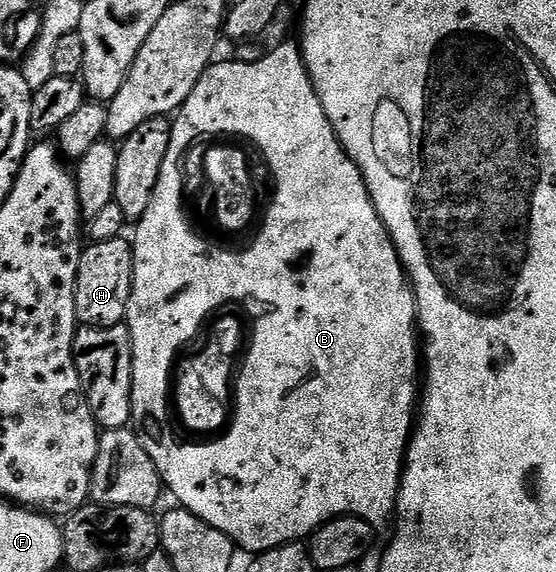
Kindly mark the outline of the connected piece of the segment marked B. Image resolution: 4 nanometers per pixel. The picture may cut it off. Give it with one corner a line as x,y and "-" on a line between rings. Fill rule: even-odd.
296,43
281,44
270,52
266,51
258,60
250,64
217,63
210,63
209,69
199,78
195,90
191,90
187,102
181,104
179,114
172,117
171,146
167,146
167,158
163,158
163,170
159,170
159,182
155,182
155,194
151,194
151,206
147,206
147,214
143,214
143,218
136,221
137,233
131,236
133,285
127,313
127,323
133,343
131,424
137,437
143,442
143,450
151,454
151,462
155,462
157,473
161,475
161,483
167,489
168,495
170,492
177,499
174,501
180,507
195,514
203,522
207,522
207,526
215,526
215,530
227,534
238,549
246,548
247,551
253,552
252,554
260,554
278,548
280,544
304,541
312,536
315,529
322,528
327,521
337,520
341,516
358,516
374,526
385,524
388,520
390,523
394,519
397,495
401,489
401,471
405,468
405,452
409,448
415,417
419,412
419,377
423,372
423,352
419,347
417,299
413,293
413,286
409,283
409,277
401,265
393,239
389,237
385,223
375,210
363,174
343,150
323,110
323,102
319,102
315,94
309,71
305,68
305,61
301,59
300,47
-
210,132
217,136
215,138
240,138
252,142
271,173
272,187
273,184
277,187
273,192
273,201
265,212
265,221
262,222
253,245
243,249
242,252
228,252
225,248
216,248
215,245
208,244
189,225
188,218
181,213
181,201
185,198
185,176
181,173
181,163
184,162
189,147
201,135
207,136
-
229,296
237,296
242,302
258,300
259,303
273,308
273,312
267,313
262,320
256,321
253,329
255,342
251,342
251,350
245,354
247,372
243,377
244,392
241,396
241,416
237,416
237,428
233,428
233,436
229,436
229,440
221,440
221,444
213,444
213,448
177,448
177,444
173,444
173,436
169,436
169,428
165,428
165,372
169,372
169,360
173,360
173,352
177,352
177,344
189,338
187,330
176,330
176,328
179,322
190,323
197,314
213,308
213,304
221,304
221,300
229,300

